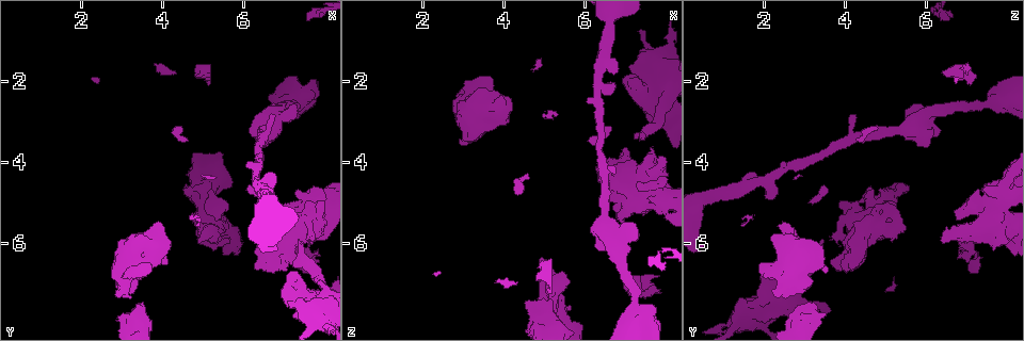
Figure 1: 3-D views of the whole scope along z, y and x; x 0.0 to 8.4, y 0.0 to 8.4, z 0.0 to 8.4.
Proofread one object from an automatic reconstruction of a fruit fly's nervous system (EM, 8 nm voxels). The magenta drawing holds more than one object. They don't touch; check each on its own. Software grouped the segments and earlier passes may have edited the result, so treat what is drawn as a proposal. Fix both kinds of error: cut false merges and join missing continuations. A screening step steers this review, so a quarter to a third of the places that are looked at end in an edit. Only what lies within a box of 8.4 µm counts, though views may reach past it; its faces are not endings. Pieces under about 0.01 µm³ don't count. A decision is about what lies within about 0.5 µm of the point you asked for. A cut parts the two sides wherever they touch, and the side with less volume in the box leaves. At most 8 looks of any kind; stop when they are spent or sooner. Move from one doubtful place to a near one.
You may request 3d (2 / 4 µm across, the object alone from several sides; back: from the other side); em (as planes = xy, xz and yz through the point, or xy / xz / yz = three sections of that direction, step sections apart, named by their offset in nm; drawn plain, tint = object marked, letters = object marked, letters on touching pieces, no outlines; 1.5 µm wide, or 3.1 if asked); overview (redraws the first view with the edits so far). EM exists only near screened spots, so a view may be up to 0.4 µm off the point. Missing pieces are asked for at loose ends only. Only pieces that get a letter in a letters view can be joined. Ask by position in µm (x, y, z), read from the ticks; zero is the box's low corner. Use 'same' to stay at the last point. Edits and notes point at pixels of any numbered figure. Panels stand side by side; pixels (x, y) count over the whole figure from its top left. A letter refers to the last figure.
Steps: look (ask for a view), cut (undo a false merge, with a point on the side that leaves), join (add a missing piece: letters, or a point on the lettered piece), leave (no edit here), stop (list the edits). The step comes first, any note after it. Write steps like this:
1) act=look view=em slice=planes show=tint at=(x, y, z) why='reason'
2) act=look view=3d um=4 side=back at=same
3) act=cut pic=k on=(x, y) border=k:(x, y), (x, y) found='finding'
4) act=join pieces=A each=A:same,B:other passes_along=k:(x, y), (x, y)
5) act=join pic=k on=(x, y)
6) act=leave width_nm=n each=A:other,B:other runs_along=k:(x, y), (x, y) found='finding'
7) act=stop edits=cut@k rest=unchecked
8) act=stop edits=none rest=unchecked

act=look view=3d um=4 at=(7.95, 7.15, 2.65) why='thin arm on a thick one'

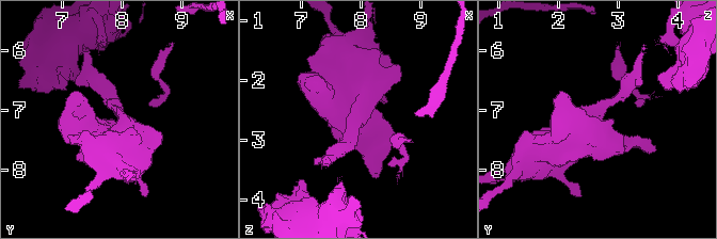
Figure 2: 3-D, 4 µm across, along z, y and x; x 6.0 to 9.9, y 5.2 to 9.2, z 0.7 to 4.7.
act=look view=em slice=xy step=8 show=letters at=(8.00, 7.15, 2.65) why='now the EM'

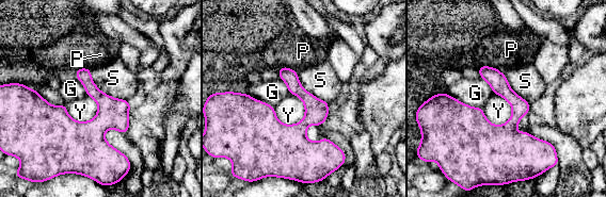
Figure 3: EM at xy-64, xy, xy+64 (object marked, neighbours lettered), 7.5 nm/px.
act=leave each=G:other,P:other,S:other,Y:other border=3:(273, 107), (284, 124), (305, 114) found='one neuron here'

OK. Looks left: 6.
act=look view=em slice=planes show=tint at=(6.30, 4.45, 2.10) why='a fork'

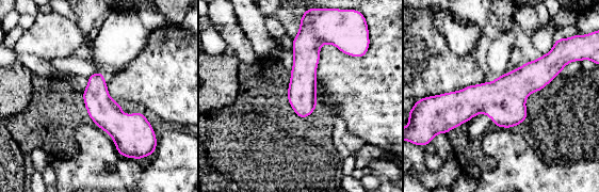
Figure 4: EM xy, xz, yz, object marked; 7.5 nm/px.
act=look view=em slice=planes show=letters at=same why='what lies round it'

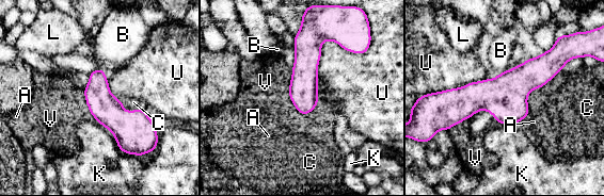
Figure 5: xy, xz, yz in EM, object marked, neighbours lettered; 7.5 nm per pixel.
act=leave longest_contact=U:440nm each=A:other,B:other,C:other,K:other,L:other,U:other,V:other border=5:(364, 52), (324, 41), (316, 82) found='continuous, no second neuron'

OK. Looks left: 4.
act=look view=em slice=planes show=letters at=(2.95, 6.70, 3.45)

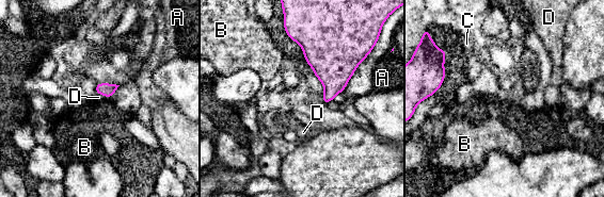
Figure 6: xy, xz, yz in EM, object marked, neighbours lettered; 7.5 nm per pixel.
act=leave longest_contact=D:120nm each=A:other,B:other,C:other,D:other found='no lettered piece goes on from it'

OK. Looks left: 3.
act=stop edits=none rest=unchecked

